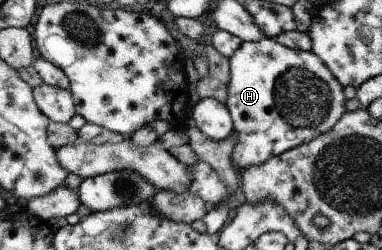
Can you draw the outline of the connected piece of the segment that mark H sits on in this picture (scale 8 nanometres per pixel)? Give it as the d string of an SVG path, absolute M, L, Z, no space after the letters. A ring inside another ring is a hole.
M265 37L258 42L242 42L239 49L229 58L229 63L230 84L225 105L231 114L237 137L232 160L239 171L264 164L269 158L280 156L291 148L328 132L346 112L344 87L311 50L291 49L274 38Z

